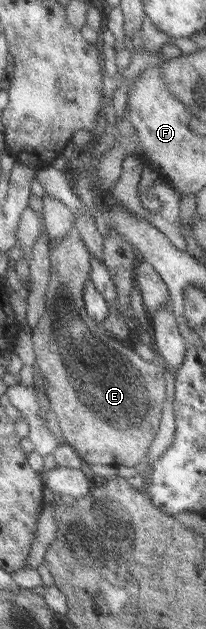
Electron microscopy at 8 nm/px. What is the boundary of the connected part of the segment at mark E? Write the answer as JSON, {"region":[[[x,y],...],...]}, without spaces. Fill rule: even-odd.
{"region":[[[73,225],[72,229],[62,237],[62,239],[55,239],[49,243],[49,276],[48,285],[45,293],[45,304],[44,311],[42,315],[38,318],[36,325],[32,328],[31,340],[33,352],[35,355],[35,366],[38,367],[40,375],[42,375],[42,383],[45,396],[49,401],[49,408],[54,417],[56,418],[56,423],[58,424],[58,429],[60,430],[61,441],[64,444],[69,445],[81,459],[82,463],[87,465],[109,465],[117,467],[119,465],[124,465],[124,467],[132,467],[141,464],[146,450],[156,433],[159,419],[162,411],[162,402],[165,400],[164,396],[164,380],[162,373],[164,368],[157,365],[155,362],[147,362],[140,359],[134,350],[127,349],[120,344],[120,340],[111,338],[102,328],[101,324],[94,323],[87,315],[83,304],[83,285],[84,281],[89,279],[90,273],[90,262],[91,254],[86,249],[86,246],[80,241],[78,237],[78,231]]]}

